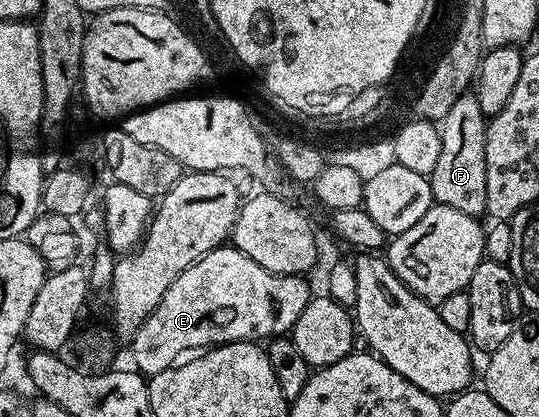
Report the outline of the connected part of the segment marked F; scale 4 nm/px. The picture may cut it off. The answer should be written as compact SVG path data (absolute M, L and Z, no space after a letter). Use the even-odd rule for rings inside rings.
M466 95L455 101L455 107L447 111L444 121L440 122L441 150L439 163L435 163L433 172L428 174L429 186L433 192L433 200L438 205L455 207L455 211L463 211L463 215L480 218L487 207L487 151L485 150L485 127L487 118L483 107L479 107L476 96Z

